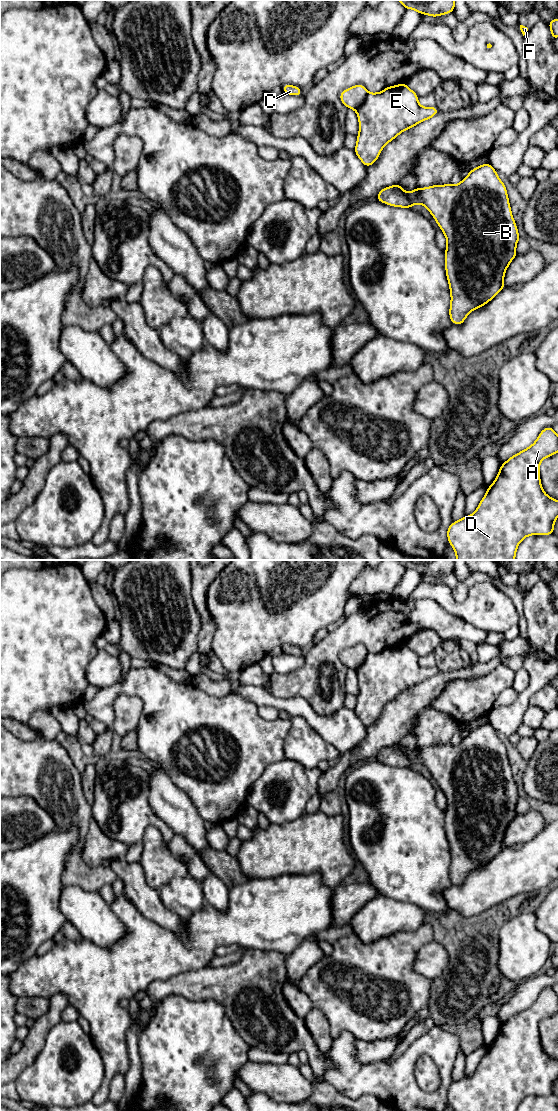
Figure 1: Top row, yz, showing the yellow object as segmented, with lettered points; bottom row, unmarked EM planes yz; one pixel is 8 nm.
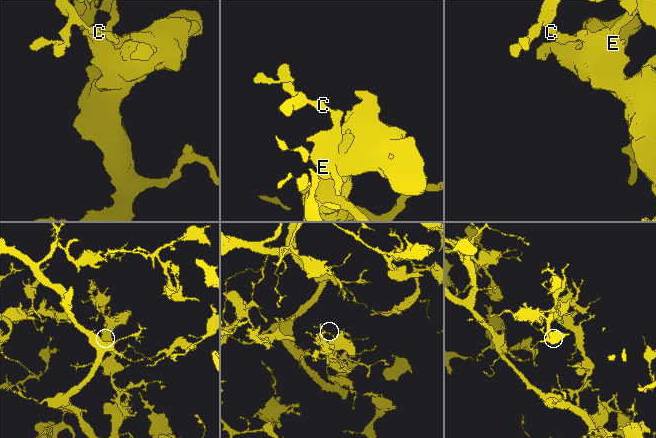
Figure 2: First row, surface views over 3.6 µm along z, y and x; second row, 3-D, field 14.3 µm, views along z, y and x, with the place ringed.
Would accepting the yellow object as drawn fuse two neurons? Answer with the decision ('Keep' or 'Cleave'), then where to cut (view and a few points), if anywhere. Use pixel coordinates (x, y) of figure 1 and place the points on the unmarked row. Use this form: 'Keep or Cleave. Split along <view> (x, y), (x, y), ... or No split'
Cleave. Split along yz (368, 653), (355, 669)

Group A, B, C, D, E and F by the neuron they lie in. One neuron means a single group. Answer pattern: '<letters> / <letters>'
A B D E / C F

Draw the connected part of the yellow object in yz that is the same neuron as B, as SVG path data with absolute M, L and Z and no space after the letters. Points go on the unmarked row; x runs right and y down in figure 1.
M490 723L472 729L458 745L432 745L406 753L396 743L381 749L375 759L401 768L422 764L444 793L447 800L444 816L451 855L451 883L463 884L471 871L483 867L505 848L504 835L517 816L516 804L521 798L511 772L506 746Z

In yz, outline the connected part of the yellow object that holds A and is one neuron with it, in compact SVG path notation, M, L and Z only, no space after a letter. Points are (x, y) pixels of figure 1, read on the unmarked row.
M552 986L545 987L528 1008L501 1024L494 1042L475 1072L452 1082L447 1099L454 1111L516 1111L519 1103L530 1095L554 1093L558 1077L558 1060L549 1057L540 1041L540 1023L558 1012L558 995Z

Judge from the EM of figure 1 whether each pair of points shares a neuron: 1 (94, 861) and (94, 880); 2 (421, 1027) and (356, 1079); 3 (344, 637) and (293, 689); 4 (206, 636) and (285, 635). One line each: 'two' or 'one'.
1: two
2: two
3: one
4: two

